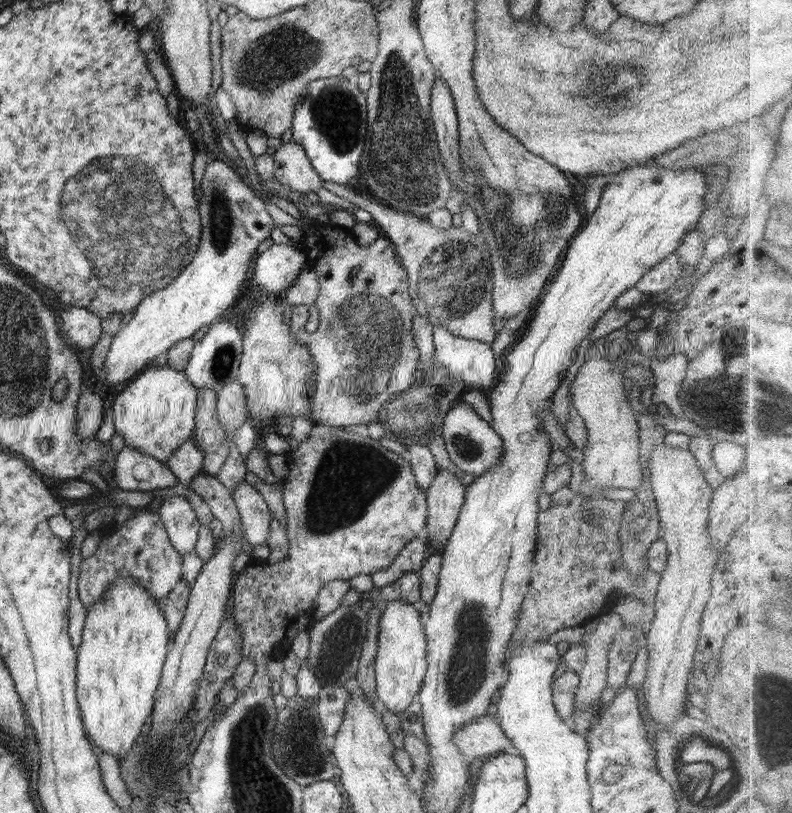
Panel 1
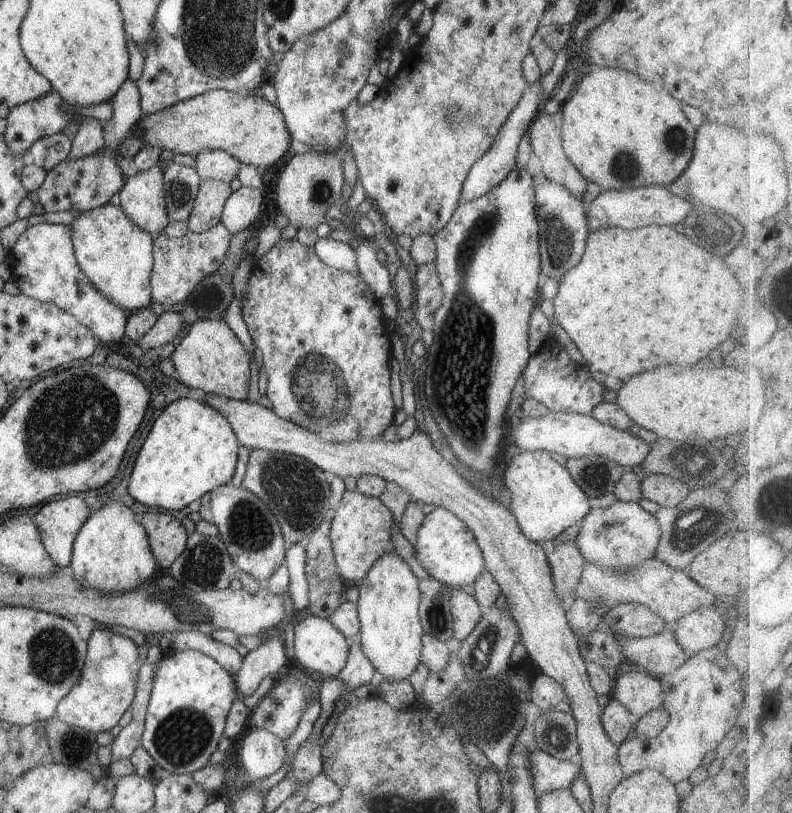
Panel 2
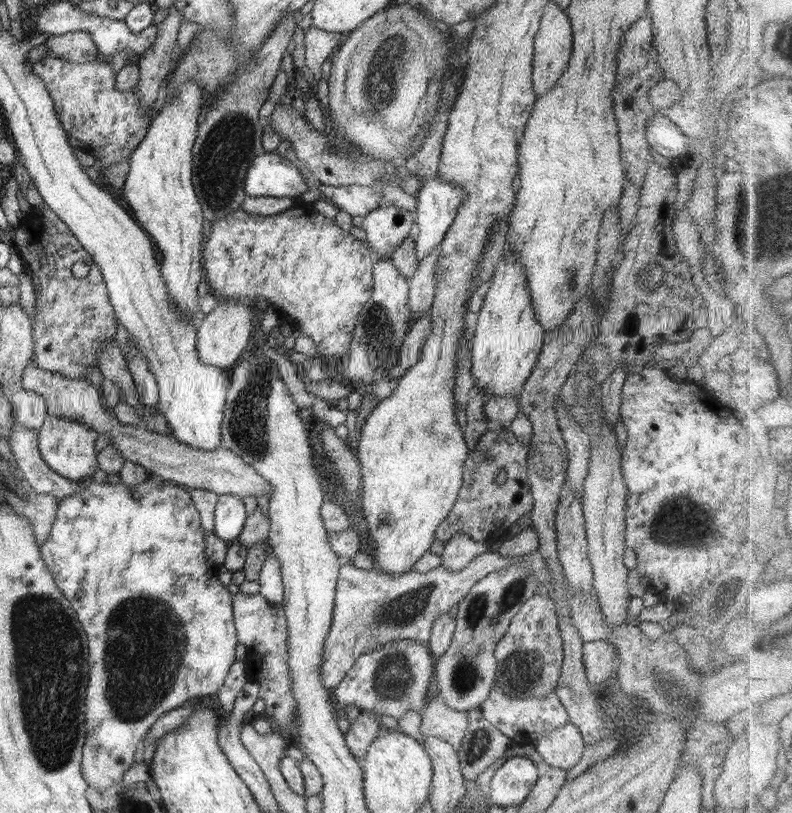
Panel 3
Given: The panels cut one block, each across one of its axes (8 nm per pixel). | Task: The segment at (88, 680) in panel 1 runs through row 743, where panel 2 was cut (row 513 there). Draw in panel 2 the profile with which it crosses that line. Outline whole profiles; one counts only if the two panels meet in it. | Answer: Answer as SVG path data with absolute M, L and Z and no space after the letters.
M108 502L106 506L101 506L98 512L93 512L82 524L73 542L69 566L74 578L84 588L106 594L107 597L136 590L159 572L146 530L137 521L134 512L120 502Z

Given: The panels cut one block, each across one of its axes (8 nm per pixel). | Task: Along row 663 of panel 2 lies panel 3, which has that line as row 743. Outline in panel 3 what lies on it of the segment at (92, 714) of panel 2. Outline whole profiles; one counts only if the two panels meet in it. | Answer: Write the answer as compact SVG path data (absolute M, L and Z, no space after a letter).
M148 476L148 478L144 479L142 483L126 486L124 486L124 483L122 483L122 481L116 482L116 484L111 484L108 481L97 482L86 480L82 482L82 490L78 490L76 493L71 494L68 497L64 497L62 501L58 502L56 518L52 523L50 536L46 539L46 542L43 542L40 545L40 554L42 554L42 560L44 560L44 563L46 566L48 566L48 570L52 572L56 586L58 586L58 588L62 590L64 596L68 598L68 602L70 602L72 610L74 610L74 612L77 614L77 619L80 621L84 632L87 634L88 650L90 650L90 656L88 656L88 664L92 664L92 666L89 668L88 685L86 690L86 697L84 700L85 712L83 714L85 715L85 728L87 729L87 734L84 742L84 748L82 750L82 764L80 768L87 784L89 786L93 786L93 788L98 790L100 793L103 793L108 787L111 787L123 779L124 773L135 763L134 754L136 754L136 750L138 750L138 747L142 746L144 738L146 738L146 735L149 734L150 728L164 714L171 712L172 709L185 706L189 702L194 702L194 700L200 701L200 699L204 698L204 696L212 697L212 695L216 695L218 693L218 690L221 690L222 684L225 684L230 668L236 662L235 647L238 646L238 636L233 618L233 595L228 591L227 586L218 579L218 567L210 567L210 565L208 565L208 561L206 561L206 553L204 553L204 550L206 550L206 541L204 541L204 529L201 527L198 509L196 509L196 505L194 505L192 498L190 498L190 492L188 492L188 489L186 489L184 485L176 485L176 483L172 483L172 481L163 479L162 477Z

